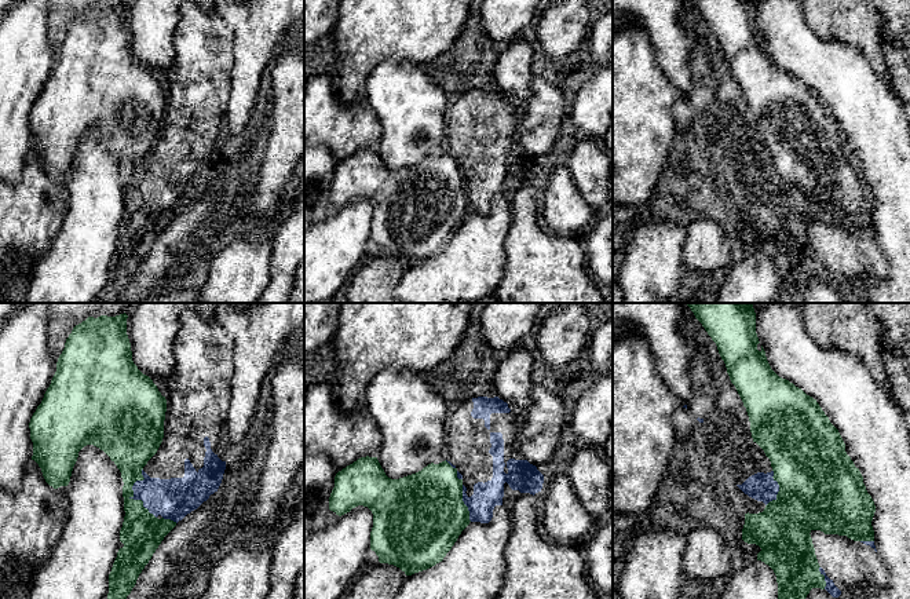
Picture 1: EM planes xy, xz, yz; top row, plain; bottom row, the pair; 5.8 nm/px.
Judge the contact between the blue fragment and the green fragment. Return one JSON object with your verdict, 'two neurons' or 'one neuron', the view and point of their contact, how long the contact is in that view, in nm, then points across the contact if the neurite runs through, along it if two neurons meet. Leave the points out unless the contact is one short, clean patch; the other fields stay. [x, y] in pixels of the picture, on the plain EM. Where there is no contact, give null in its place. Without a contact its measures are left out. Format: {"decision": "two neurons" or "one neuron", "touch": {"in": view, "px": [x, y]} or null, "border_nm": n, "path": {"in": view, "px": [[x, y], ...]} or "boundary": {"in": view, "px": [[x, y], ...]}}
{"decision": "two neurons", "touch": {"in": "xy", "px": [134, 186]}, "border_nm": 300}

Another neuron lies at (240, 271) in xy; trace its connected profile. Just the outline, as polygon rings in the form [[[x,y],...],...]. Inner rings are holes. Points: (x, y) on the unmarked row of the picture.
[[[278,220],[241,227],[241,235],[211,258],[207,282],[198,291],[201,303],[255,303],[270,281],[273,233]]]

